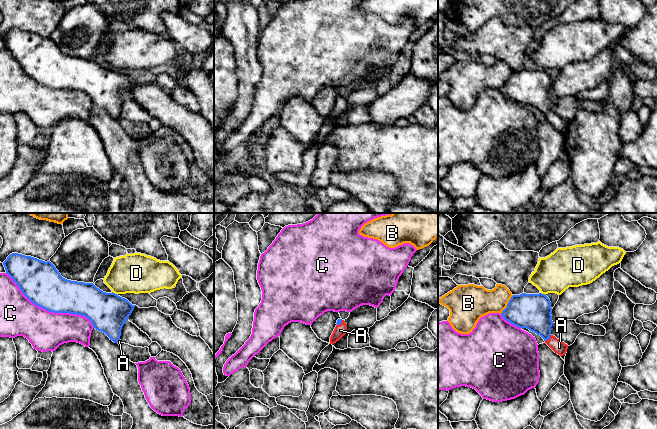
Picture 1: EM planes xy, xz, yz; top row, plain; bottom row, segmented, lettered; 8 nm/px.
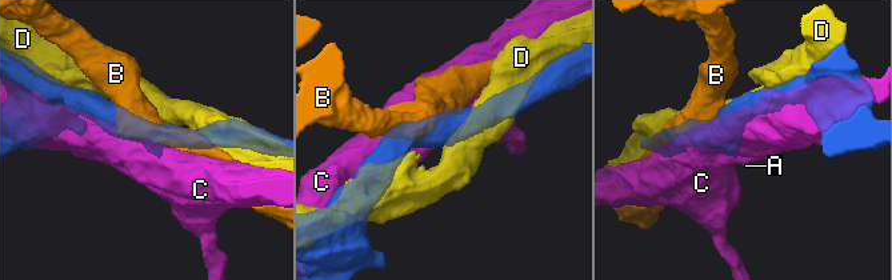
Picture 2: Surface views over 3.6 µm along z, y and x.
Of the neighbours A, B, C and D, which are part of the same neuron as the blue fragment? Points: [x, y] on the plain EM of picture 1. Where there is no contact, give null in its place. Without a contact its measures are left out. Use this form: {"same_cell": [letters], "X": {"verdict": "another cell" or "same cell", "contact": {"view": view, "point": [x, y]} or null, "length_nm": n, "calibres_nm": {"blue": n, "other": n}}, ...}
{"same_cell": ["A"], "A": {"verdict": "same cell", "contact": {"view": "yz", "point": [548, 114]}, "length_nm": 80, "calibres_nm": {"blue": 280, "other": 110}}, "B": {"verdict": "another cell", "contact": {"view": "yz", "point": [507, 80]}, "length_nm": 190, "calibres_nm": {"blue": 280, "other": 260}}, "C": {"verdict": "another cell", "contact": {"view": "xy", "point": [49, 87]}, "length_nm": 850, "calibres_nm": {"blue": 320, "other": 320}}, "D": {"verdict": "another cell", "contact": {"view": "xy", "point": [114, 69]}, "length_nm": 50, "calibres_nm": {"blue": 320, "other": 320}}}

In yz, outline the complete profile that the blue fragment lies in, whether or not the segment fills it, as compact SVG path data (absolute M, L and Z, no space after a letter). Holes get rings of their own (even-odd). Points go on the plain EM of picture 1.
M542 69L513 71L502 93L519 104L527 104L540 111L558 131L566 130L568 121L551 110L552 84L550 75Z

